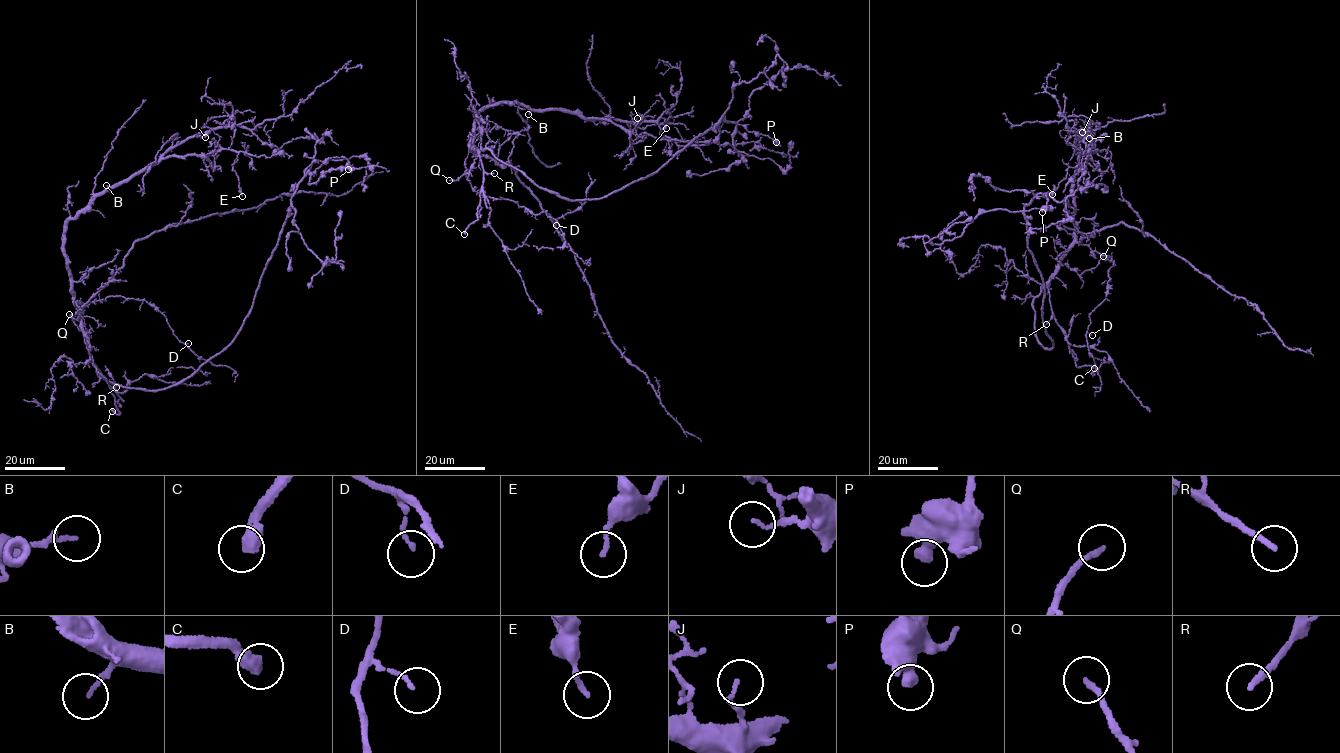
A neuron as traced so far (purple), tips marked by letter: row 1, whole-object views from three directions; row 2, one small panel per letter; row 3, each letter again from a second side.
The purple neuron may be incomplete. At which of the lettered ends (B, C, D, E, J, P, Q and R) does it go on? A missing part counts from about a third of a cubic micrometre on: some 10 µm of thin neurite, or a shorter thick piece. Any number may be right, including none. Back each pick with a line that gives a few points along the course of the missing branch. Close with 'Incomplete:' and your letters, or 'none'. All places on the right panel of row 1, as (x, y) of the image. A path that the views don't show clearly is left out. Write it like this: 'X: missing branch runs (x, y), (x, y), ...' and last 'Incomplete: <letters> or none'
Incomplete: B, C, Q, R

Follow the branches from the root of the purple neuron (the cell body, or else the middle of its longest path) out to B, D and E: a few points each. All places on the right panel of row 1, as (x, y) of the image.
B: (1037, 296), (1074, 239), (1072, 185), (1079, 156), (1073, 143), (1089, 138)
D: (1037, 296), (1076, 242), (1108, 256), (1113, 265), (1105, 299), (1089, 315), (1092, 335)
E: (1037, 296), (1074, 239), (1072, 185), (1079, 156), (1073, 143), (1086, 136), (1086, 160), (1067, 169), (1052, 194)

